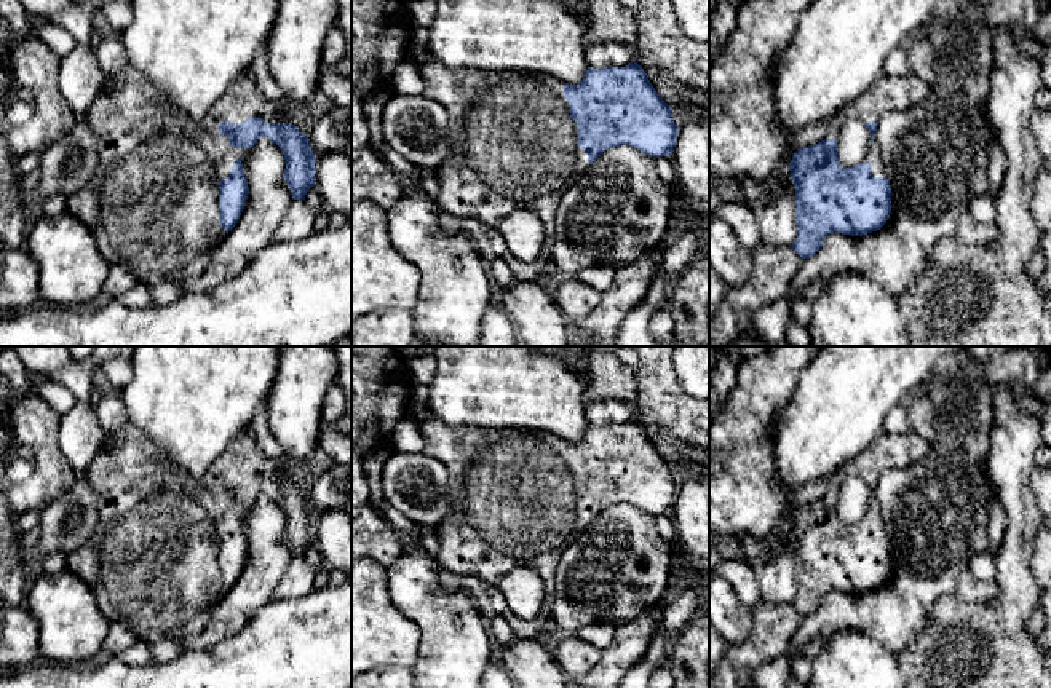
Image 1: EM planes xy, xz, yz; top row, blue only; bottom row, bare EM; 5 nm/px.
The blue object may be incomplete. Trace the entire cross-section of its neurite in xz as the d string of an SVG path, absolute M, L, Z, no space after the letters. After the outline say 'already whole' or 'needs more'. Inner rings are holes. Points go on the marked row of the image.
M428 51L418 72L425 81L423 96L442 105L449 115L450 150L434 169L439 184L436 203L458 219L482 222L492 251L518 281L537 281L551 263L556 211L562 193L605 150L626 144L660 158L672 156L677 142L679 126L671 107L637 62L625 67L588 67L578 85L569 85L535 72L454 72ZM518 209L535 212L545 225L545 243L538 257L529 263L510 252L498 231L498 223Z; needs more

